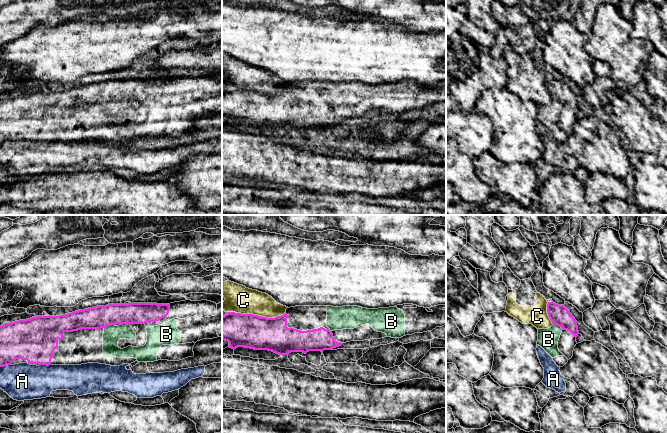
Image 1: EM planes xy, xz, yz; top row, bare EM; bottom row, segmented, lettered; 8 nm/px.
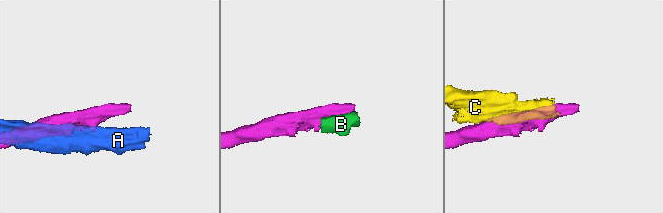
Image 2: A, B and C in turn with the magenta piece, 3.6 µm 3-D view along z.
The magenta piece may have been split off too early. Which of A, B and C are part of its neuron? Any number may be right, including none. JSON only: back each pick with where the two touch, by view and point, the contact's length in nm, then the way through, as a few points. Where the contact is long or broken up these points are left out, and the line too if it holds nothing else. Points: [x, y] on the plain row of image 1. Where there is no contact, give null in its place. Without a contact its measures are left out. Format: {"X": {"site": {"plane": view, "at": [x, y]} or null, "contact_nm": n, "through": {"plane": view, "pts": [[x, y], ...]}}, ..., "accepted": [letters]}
{"B": {"site": {"plane": "xy", "at": [109, 101]}, "contact_nm": 100, "through": {"plane": "xy", "pts": [[98, 93], [101, 93], [109, 101], [112, 110]]}}, "accepted": ["B"]}

